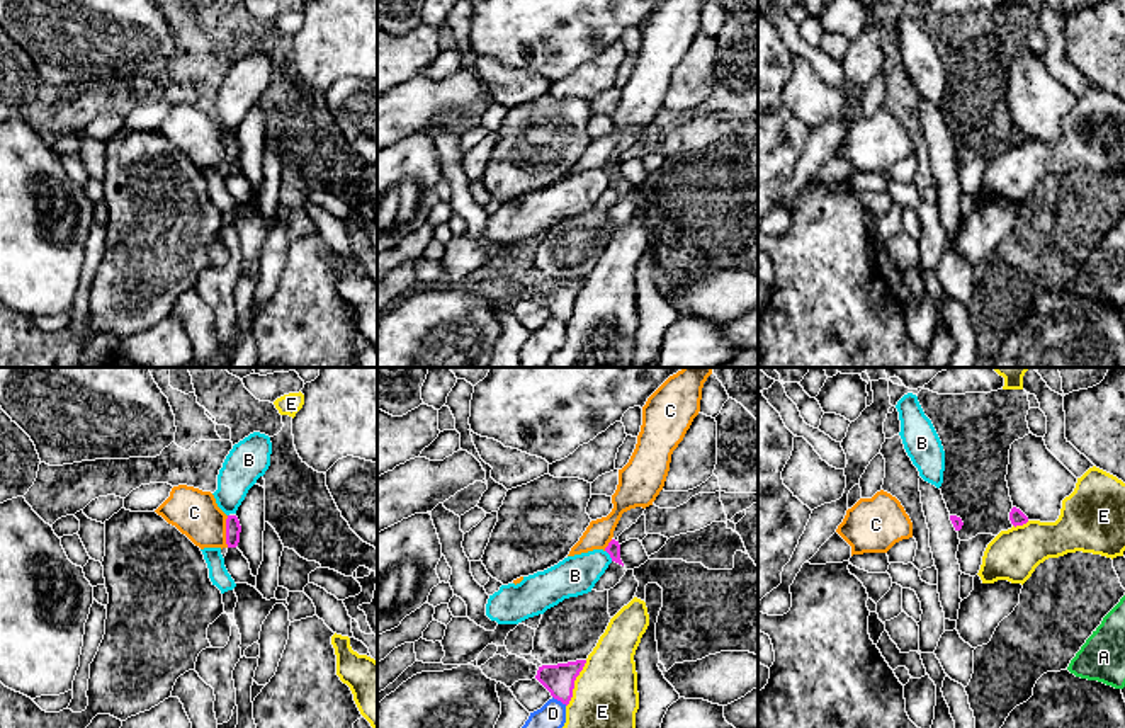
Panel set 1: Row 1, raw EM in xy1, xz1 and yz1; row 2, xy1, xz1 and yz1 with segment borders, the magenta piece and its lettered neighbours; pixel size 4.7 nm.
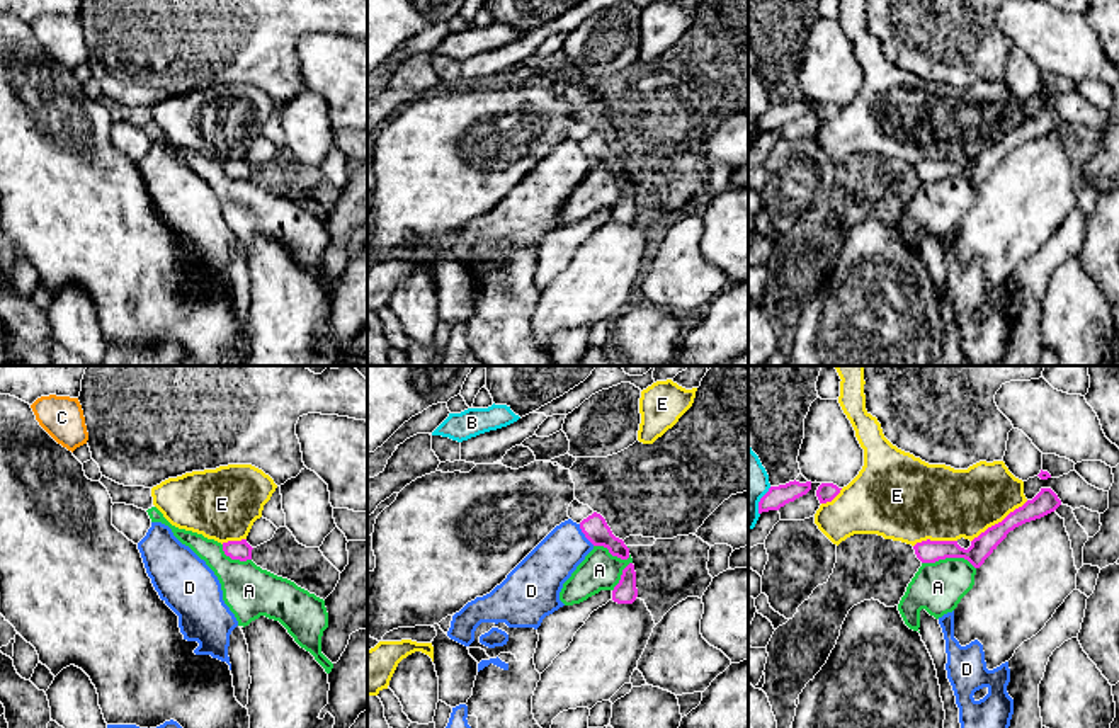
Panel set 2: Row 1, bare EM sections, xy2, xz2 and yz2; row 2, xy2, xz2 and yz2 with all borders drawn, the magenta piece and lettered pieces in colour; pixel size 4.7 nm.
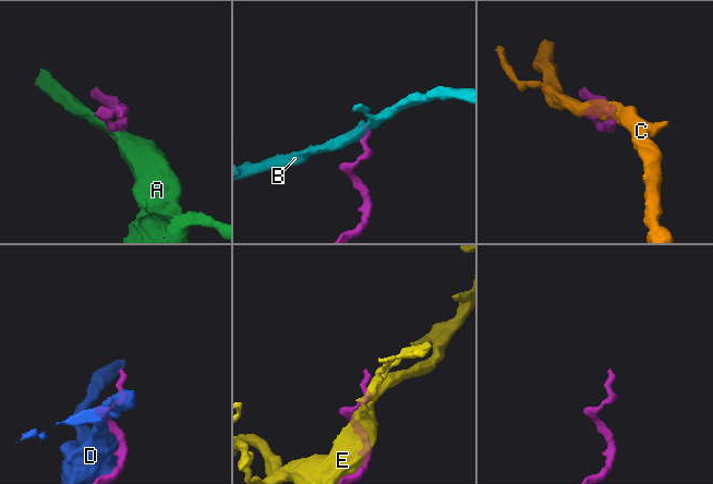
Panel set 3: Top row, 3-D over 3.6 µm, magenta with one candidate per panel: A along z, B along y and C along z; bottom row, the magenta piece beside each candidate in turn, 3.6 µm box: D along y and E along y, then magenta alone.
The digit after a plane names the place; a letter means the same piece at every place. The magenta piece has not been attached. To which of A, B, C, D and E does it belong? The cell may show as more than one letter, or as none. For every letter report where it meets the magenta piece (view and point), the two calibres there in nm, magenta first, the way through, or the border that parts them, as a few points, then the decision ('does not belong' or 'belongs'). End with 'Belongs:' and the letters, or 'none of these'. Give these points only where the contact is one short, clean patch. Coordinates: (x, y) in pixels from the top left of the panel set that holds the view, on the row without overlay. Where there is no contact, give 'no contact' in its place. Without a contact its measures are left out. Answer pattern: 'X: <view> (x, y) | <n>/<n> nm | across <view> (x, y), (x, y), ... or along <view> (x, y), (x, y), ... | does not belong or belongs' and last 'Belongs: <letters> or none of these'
A: yz2 (949, 176) | 110/240 nm | along yz2 (922, 181), (965, 177), (975, 187) | does not belong
B: xz1 (609, 172) | 60/190 nm | along xz1 (605, 169), (612, 179) | does not belong
C: xy1 (226, 150) | 70/220 nm | along xy1 (228, 135), (226, 165) | does not belong
D: xz2 (584, 152) | 120/220 nm | does not belong
E: yz2 (999, 142) | 110/340 nm | does not belong
Belongs: none of these

